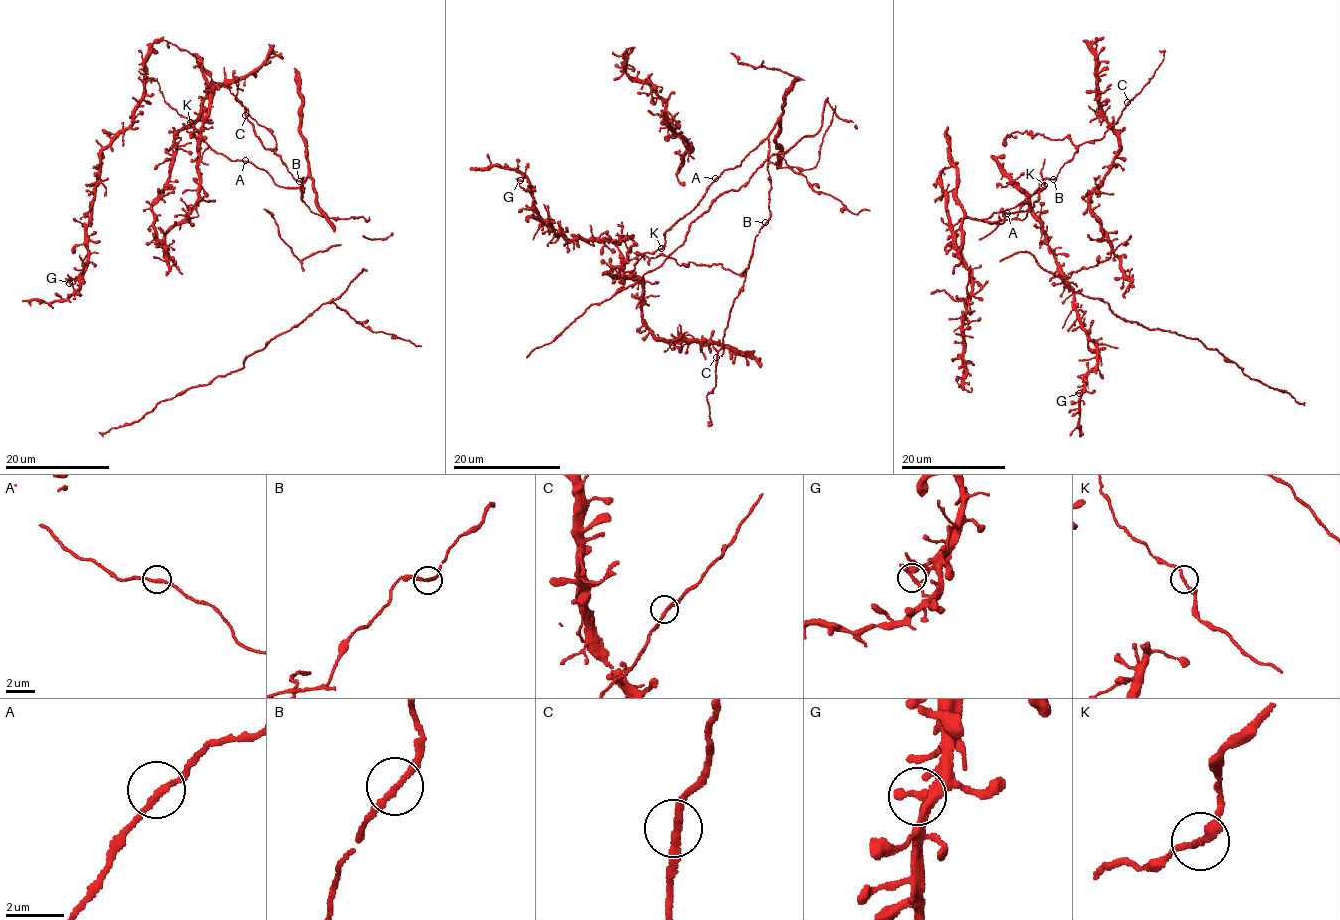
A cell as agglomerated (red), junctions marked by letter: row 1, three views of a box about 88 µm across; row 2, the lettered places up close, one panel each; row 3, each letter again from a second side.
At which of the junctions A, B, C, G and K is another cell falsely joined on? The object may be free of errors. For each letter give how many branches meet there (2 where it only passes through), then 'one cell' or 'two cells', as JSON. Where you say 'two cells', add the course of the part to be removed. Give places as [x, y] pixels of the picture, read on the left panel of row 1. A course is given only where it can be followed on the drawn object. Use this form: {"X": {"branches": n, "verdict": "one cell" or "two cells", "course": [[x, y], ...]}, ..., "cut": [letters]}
{"A": {"branches": 2, "verdict": "one cell"}, "B": {"branches": 2, "verdict": "one cell"}, "C": {"branches": 2, "verdict": "one cell"}, "G": {"branches": 2, "verdict": "one cell"}, "K": {"branches": 2, "verdict": "one cell"}, "cut": []}

